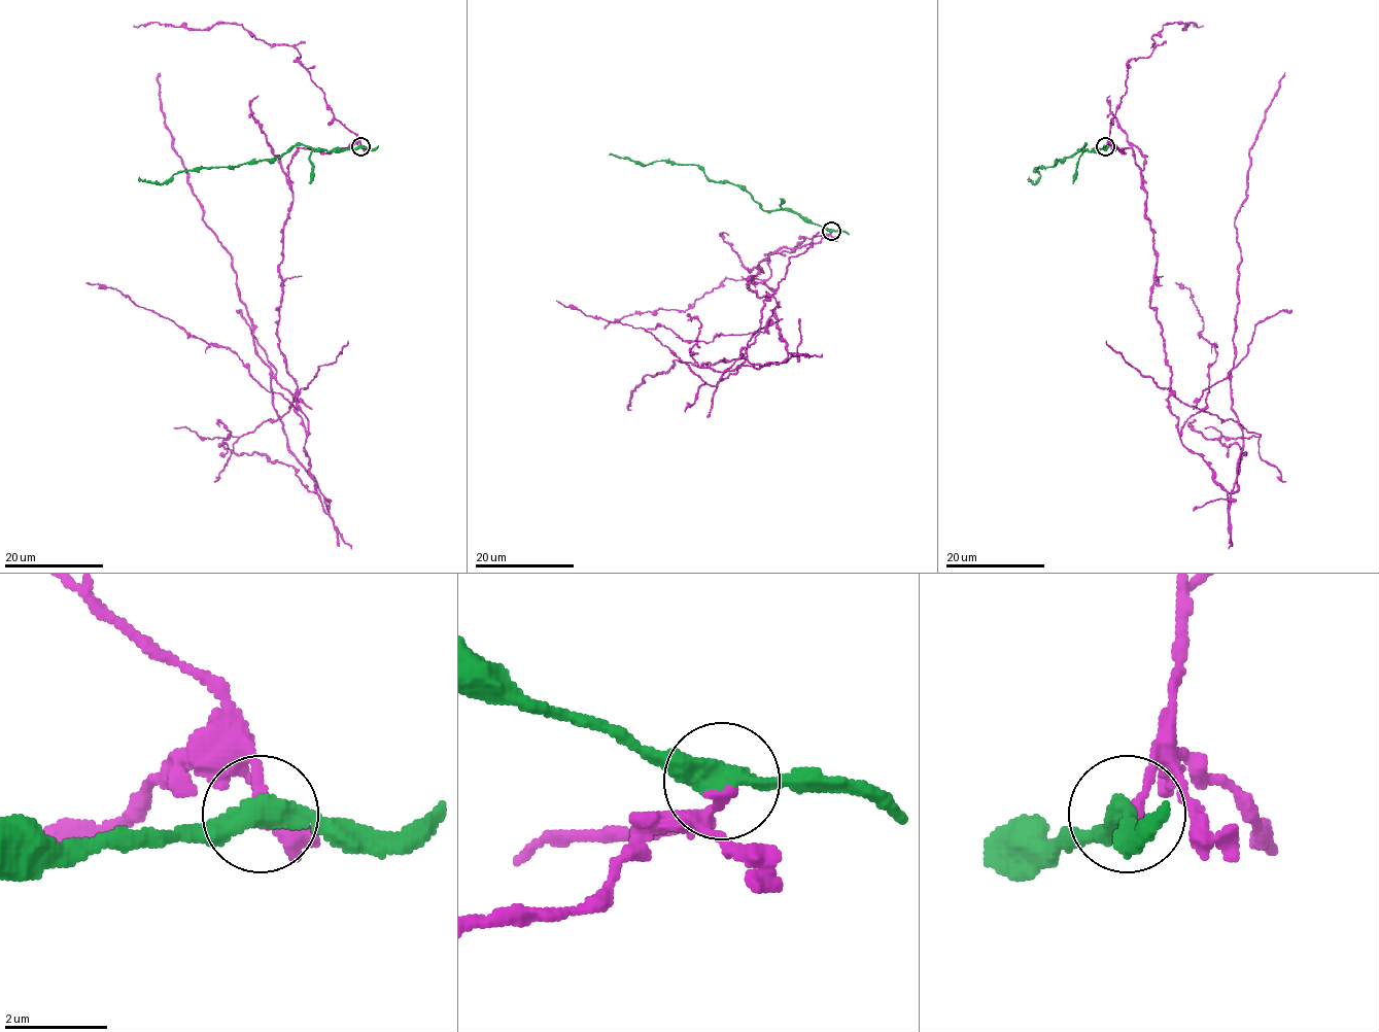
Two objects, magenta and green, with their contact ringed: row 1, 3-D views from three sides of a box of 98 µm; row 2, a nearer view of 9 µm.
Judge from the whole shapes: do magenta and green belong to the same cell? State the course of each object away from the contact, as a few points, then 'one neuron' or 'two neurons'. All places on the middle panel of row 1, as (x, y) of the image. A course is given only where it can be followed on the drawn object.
magenta runs (831, 231), (782, 247), (749, 281), (779, 304), (785, 362), (675, 360), (644, 378), (630, 410); green runs (831, 231), (790, 211), (763, 210), (742, 187), (712, 180), (697, 165), (663, 161), (644, 165), (609, 155); two neurons

